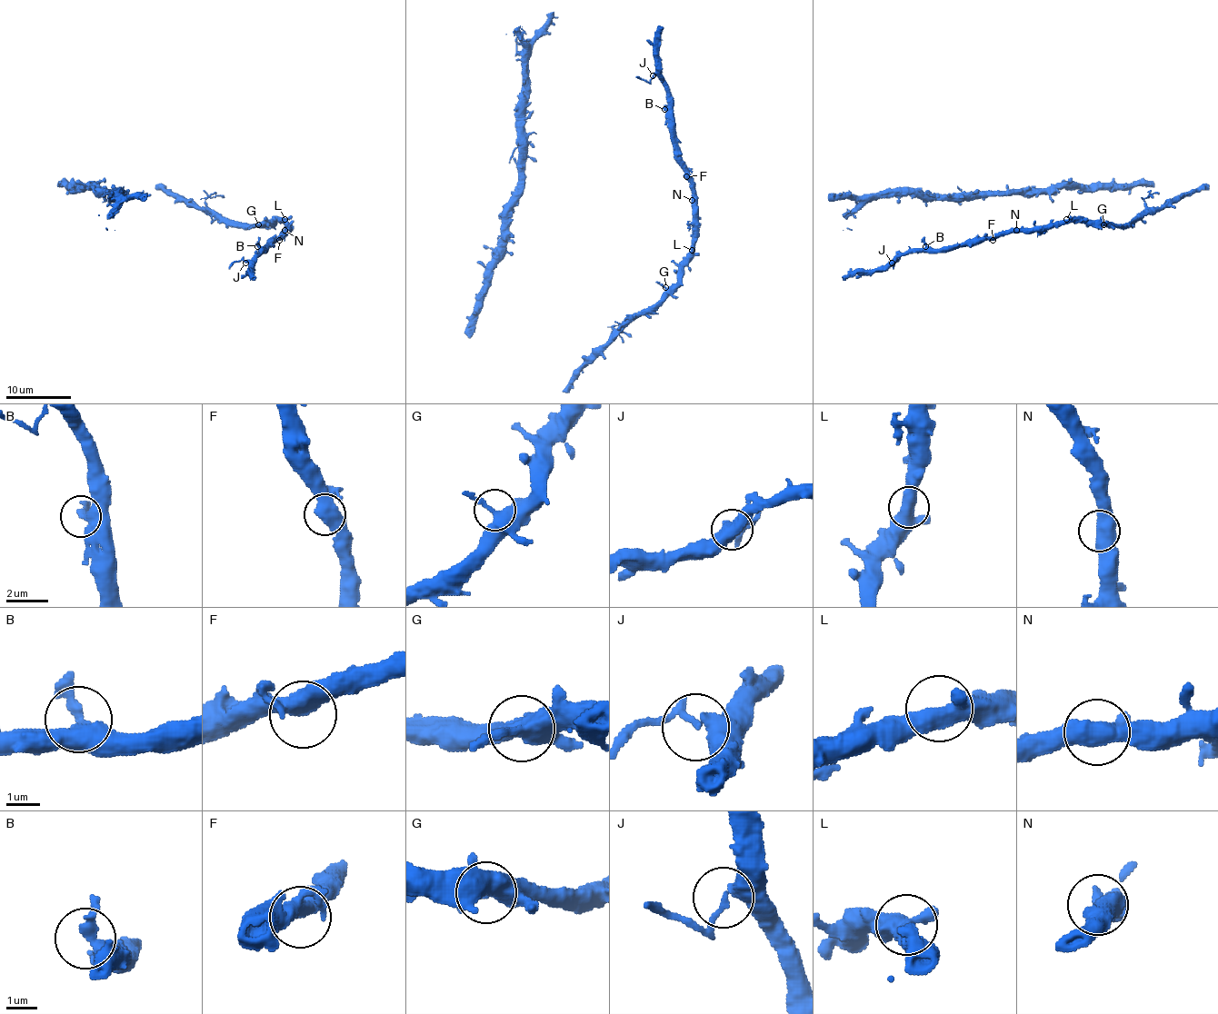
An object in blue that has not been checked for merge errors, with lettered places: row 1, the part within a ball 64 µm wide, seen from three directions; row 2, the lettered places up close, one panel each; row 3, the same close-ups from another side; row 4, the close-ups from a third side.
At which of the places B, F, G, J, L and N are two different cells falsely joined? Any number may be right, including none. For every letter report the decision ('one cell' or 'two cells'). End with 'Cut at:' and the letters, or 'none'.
B: one cell
F: one cell
G: one cell
J: one cell
L: one cell
N: one cell
Cut at: none

